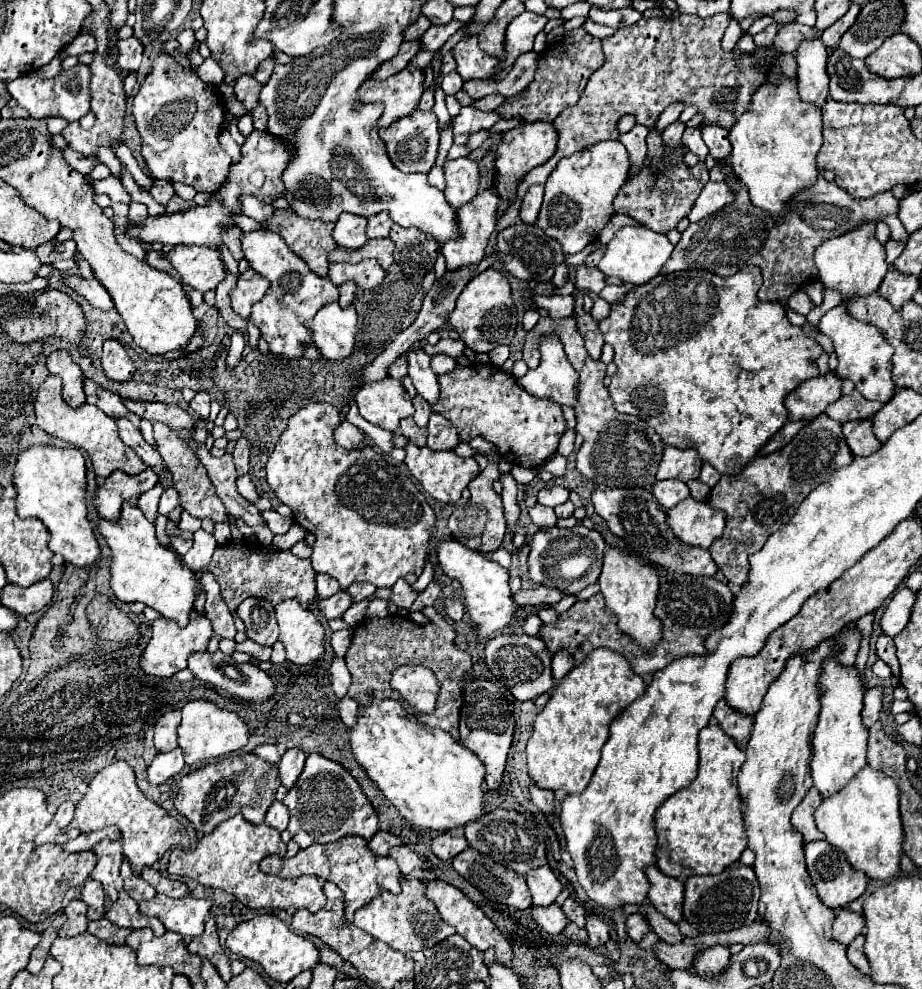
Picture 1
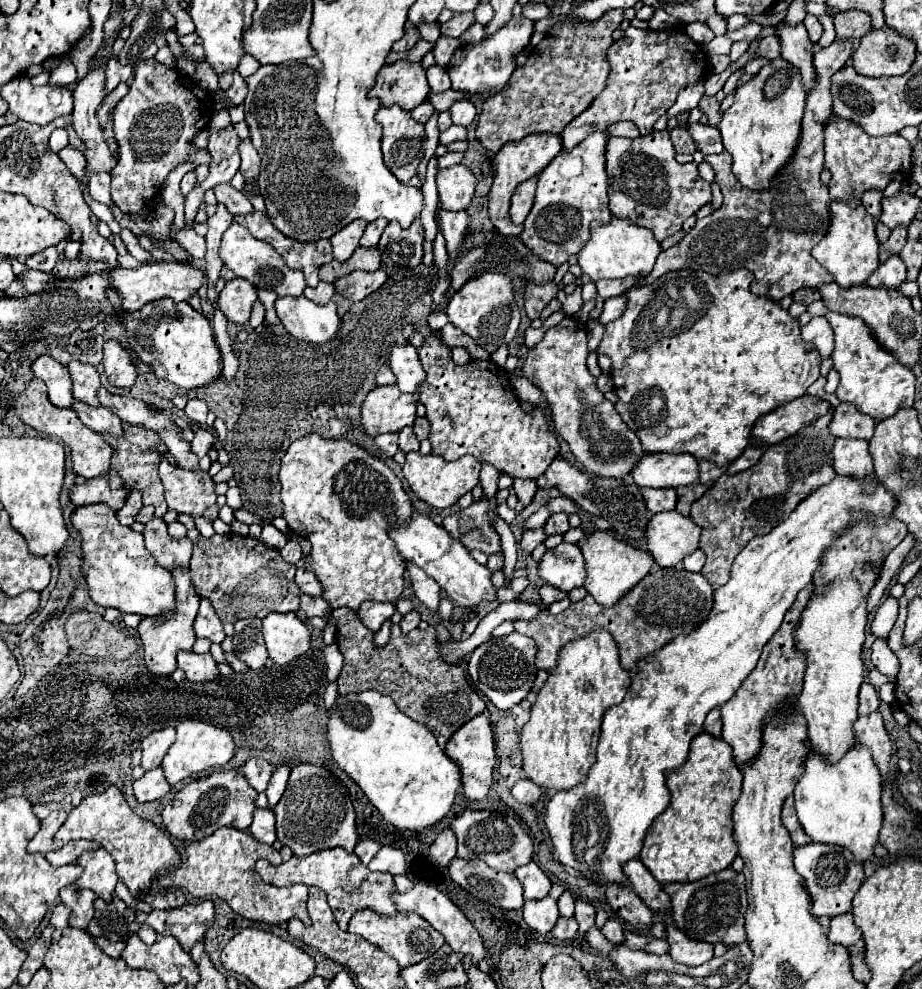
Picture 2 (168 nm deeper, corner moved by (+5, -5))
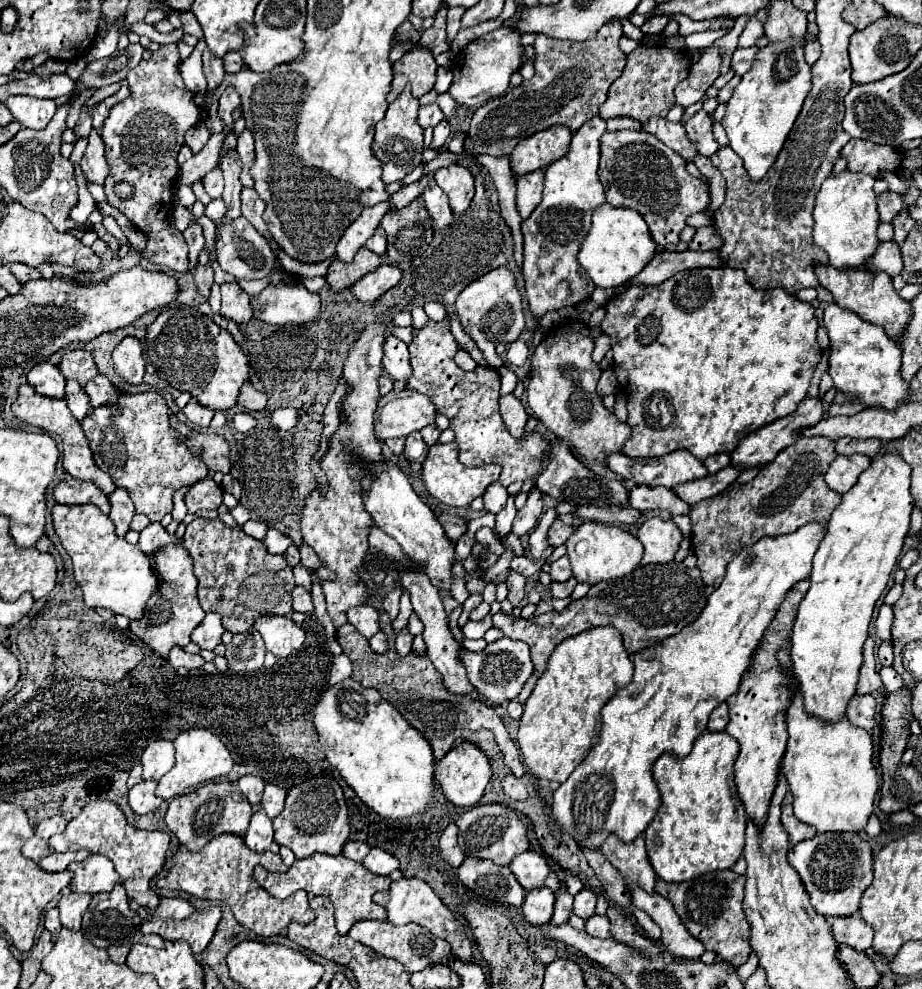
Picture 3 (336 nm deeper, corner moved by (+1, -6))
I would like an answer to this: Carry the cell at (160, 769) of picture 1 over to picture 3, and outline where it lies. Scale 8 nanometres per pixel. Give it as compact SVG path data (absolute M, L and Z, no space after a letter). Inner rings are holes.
M141 781L129 791L127 799L129 799L129 807L133 809L133 813L147 815L163 803L163 799L155 797L155 787L157 787L155 781Z

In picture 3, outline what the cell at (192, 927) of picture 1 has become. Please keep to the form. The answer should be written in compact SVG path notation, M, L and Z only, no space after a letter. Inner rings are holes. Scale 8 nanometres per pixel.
M211 905L203 911L195 911L191 917L183 921L167 921L167 919L145 921L141 929L143 933L155 933L163 939L187 941L193 953L201 953L215 935L219 919L221 919L221 909L217 905Z

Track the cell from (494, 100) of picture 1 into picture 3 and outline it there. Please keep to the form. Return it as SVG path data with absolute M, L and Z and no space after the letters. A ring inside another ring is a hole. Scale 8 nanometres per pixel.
M449 93L439 94L437 97L437 105L441 107L441 111L445 113L445 117L447 119L451 119L451 117L455 117L455 111L457 111L457 103L449 97Z

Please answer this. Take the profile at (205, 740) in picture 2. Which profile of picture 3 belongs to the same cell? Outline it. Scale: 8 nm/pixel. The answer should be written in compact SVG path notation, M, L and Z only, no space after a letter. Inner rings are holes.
M191 729L187 733L181 733L175 739L175 759L177 759L175 767L157 785L155 795L161 799L179 797L181 793L185 793L191 787L197 787L207 781L215 781L217 777L225 777L233 767L233 759L231 759L231 753L227 751L227 747L219 741L219 737L215 737L207 729Z

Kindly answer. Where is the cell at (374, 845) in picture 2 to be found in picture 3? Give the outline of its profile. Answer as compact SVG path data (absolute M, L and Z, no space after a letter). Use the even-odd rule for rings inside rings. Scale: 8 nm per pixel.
M349 841L345 847L343 847L343 857L347 859L353 859L353 861L363 861L363 857L369 853L369 845L367 843L359 843L359 841Z

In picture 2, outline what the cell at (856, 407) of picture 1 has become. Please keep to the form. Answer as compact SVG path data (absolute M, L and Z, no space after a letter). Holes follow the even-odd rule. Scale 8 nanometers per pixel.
M843 402L837 408L833 408L833 418L829 424L829 432L833 436L869 440L873 436L873 428L875 428L875 420L863 414L855 404Z

